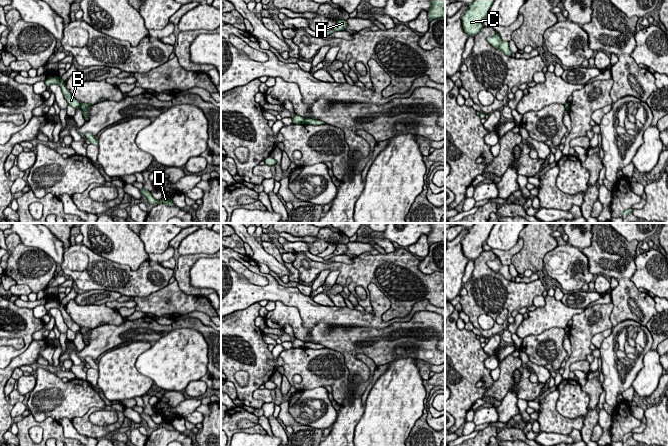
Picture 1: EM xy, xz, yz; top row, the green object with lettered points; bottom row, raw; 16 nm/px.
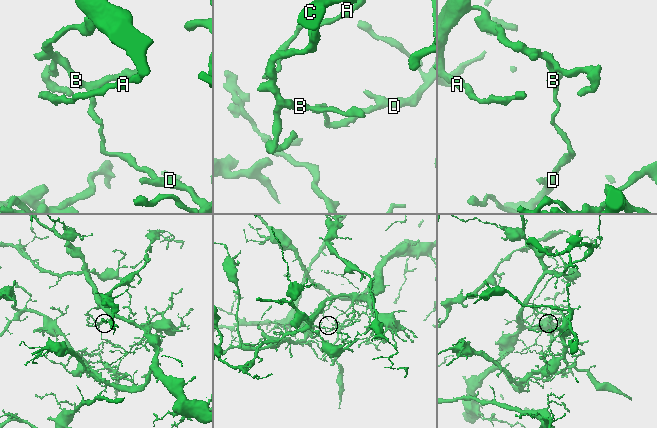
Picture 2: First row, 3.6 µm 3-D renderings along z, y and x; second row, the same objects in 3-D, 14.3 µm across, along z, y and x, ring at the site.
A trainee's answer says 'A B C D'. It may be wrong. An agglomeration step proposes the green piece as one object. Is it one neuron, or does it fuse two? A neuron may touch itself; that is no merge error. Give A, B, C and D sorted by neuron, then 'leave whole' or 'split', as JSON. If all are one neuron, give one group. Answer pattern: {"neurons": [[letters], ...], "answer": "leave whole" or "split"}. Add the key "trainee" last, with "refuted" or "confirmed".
{"neurons": [["A", "B", "C"], ["D"]], "answer": "split", "trainee": "refuted"}

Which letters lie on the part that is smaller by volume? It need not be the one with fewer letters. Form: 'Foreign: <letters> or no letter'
Foreign: D

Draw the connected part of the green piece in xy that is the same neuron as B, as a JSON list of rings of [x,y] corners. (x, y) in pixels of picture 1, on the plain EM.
[[[61,301],[48,302],[46,304],[46,308],[47,308],[47,314],[49,314],[49,310],[51,308],[59,309],[62,313],[64,322],[66,323],[68,329],[72,330],[75,333],[80,331],[81,327],[71,319],[69,314],[66,312],[65,306],[61,303]]]

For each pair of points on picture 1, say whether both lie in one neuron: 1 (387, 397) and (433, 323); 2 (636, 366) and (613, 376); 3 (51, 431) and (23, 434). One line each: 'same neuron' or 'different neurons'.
1: different neurons
2: same neuron
3: same neuron

